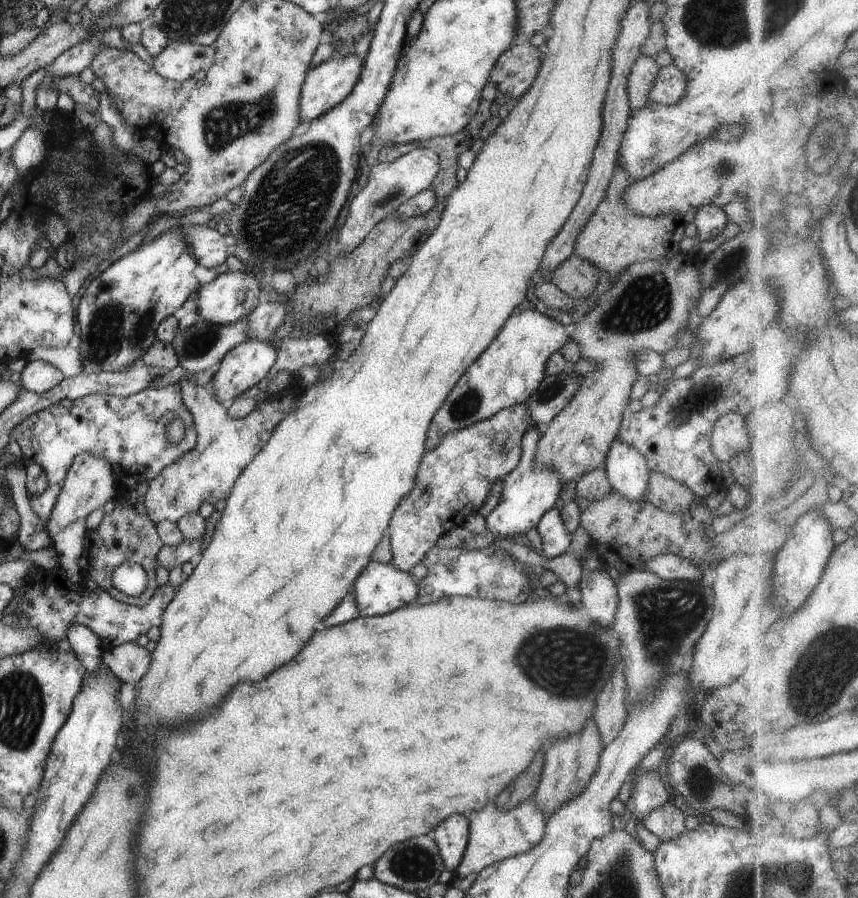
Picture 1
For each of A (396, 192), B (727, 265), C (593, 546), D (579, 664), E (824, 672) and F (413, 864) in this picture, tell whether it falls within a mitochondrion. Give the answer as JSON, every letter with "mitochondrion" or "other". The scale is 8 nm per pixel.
{"A":"mitochondrion","B":"mitochondrion","C":"other","D":"mitochondrion","E":"mitochondrion","F":"mitochondrion"}

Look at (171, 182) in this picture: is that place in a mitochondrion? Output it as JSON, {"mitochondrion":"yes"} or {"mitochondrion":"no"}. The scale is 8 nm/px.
{"mitochondrion":"no"}

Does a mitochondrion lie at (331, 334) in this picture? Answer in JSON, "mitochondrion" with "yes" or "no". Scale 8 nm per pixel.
{"mitochondrion":"no"}

